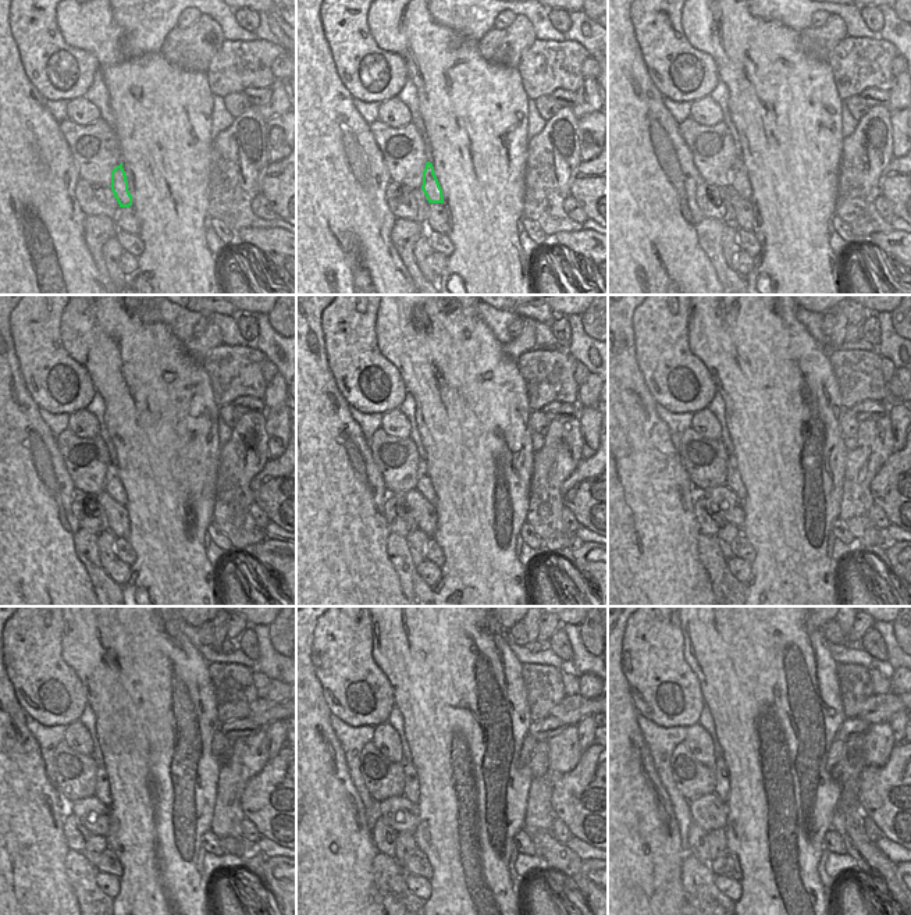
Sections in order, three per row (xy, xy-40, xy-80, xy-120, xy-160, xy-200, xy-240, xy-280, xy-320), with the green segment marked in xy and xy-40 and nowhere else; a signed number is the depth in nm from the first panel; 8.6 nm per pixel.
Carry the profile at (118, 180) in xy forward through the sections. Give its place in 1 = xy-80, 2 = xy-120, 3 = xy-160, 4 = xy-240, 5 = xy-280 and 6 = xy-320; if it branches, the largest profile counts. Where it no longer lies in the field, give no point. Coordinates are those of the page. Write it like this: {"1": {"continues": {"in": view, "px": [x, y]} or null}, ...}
{"1": {"continues": {"in": "xy-80", "px": [740, 182]}}, "2": {"continues": {"in": "xy-120", "px": [114, 487]}}, "3": {"continues": {"in": "xy-160", "px": [424, 486]}}, "4": {"continues": {"in": "xy-240", "px": [102, 789]}}, "5": {"continues": {"in": "xy-280", "px": [412, 786]}}, "6": {"continues": {"in": "xy-320", "px": [721, 768]}}}

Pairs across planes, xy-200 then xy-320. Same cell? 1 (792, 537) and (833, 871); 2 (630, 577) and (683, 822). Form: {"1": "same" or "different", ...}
{"1": "different", "2": "different"}

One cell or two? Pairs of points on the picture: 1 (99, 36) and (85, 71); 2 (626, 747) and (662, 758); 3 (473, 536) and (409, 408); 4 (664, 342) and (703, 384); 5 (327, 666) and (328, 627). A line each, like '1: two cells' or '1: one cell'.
1: two cells
2: two cells
3: two cells
4: one cell
5: one cell

